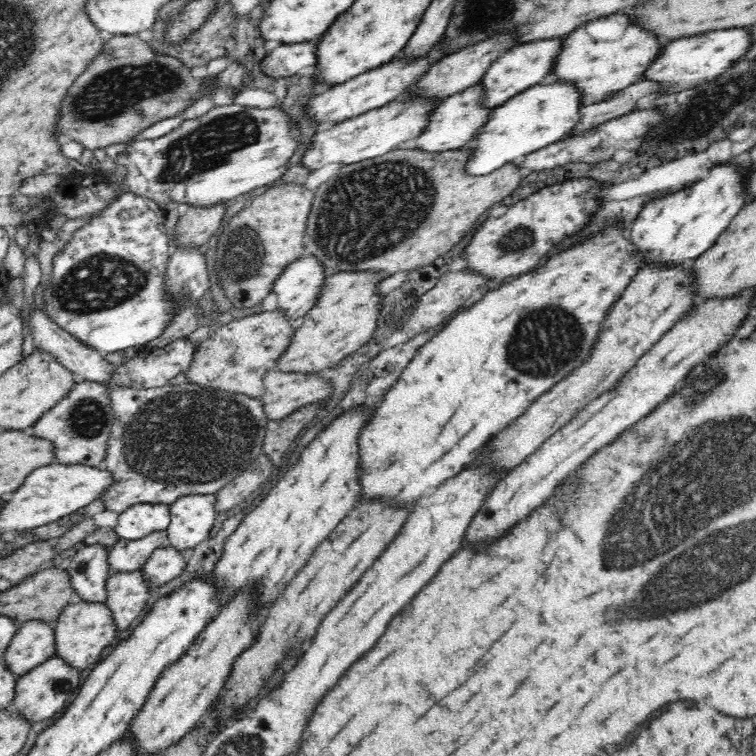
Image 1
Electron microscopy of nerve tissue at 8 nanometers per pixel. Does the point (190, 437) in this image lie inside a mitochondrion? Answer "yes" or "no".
yes

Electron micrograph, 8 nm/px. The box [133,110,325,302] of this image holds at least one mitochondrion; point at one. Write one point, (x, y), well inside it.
(242, 253)

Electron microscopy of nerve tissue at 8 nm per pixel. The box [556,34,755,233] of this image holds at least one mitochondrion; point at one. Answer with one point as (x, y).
(667, 143)

